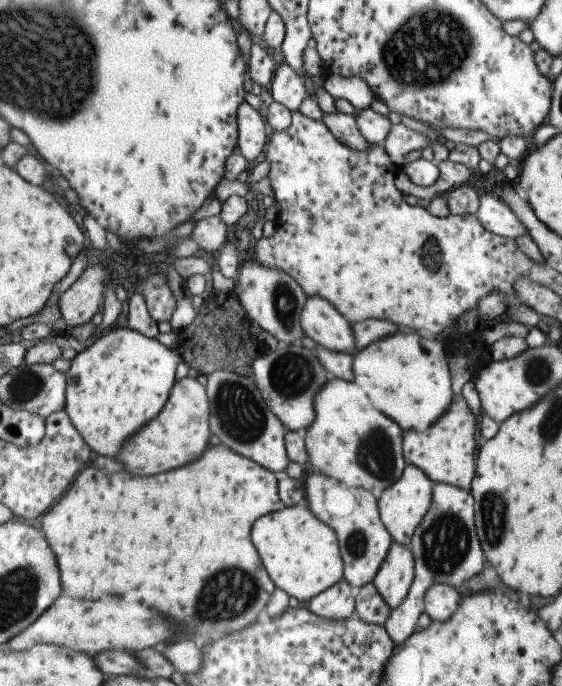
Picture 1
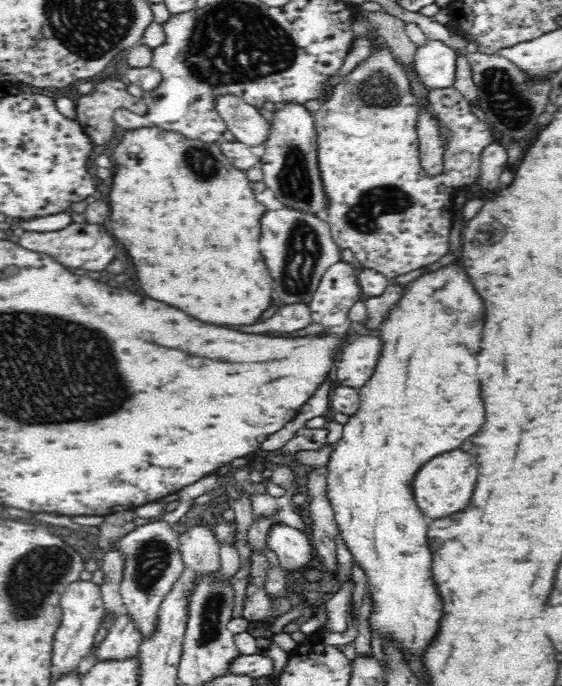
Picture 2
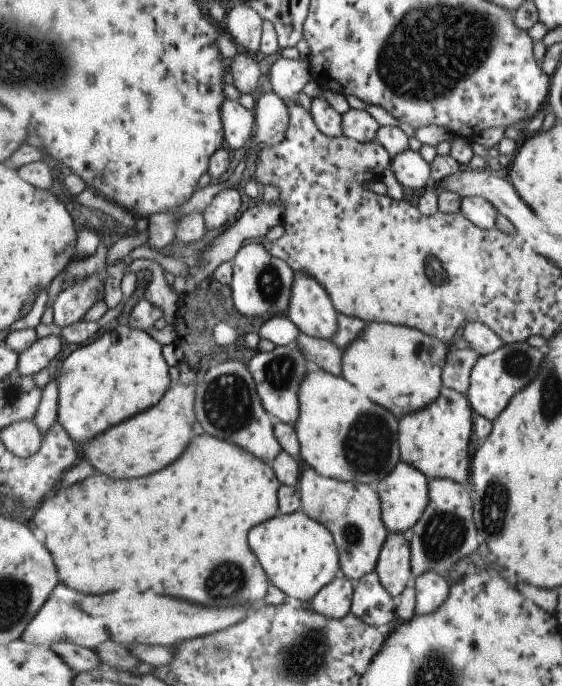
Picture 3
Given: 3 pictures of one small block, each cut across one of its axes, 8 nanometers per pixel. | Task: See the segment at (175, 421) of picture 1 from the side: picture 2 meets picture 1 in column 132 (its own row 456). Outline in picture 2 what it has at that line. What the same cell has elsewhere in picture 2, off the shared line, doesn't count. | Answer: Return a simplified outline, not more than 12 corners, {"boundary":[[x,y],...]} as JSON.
{"boundary":[[436,456],[418,470],[414,498],[428,520],[470,506],[474,456]]}

